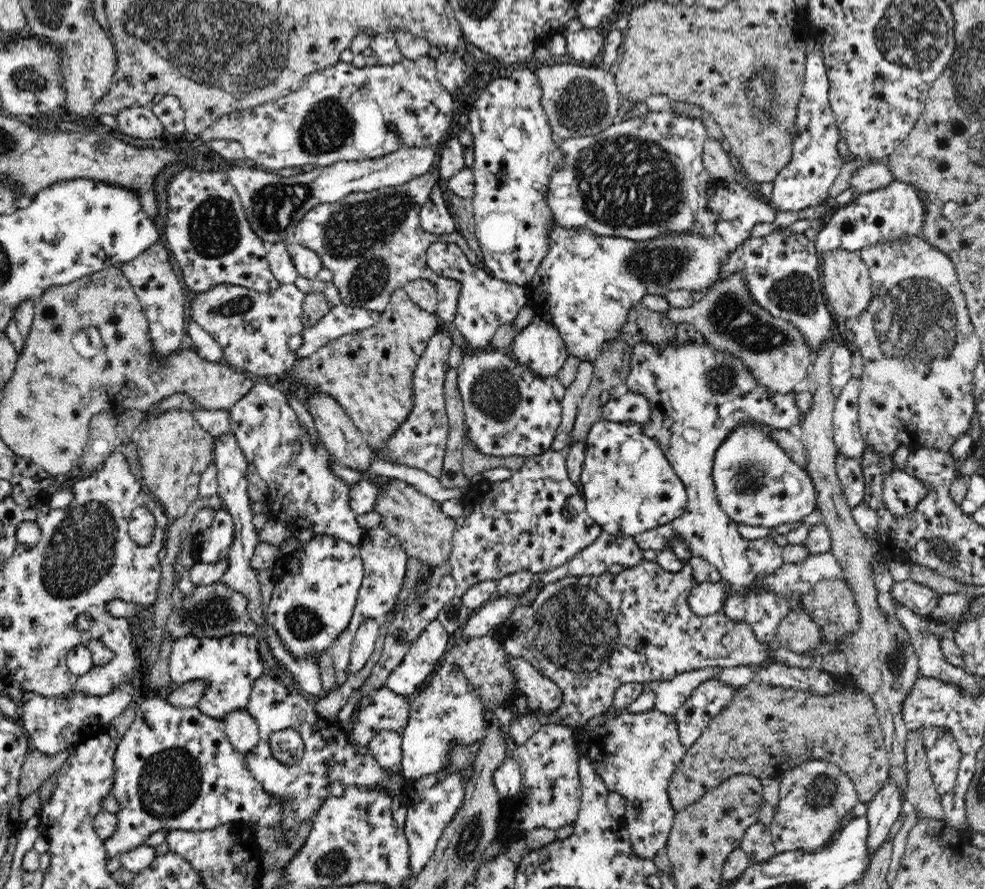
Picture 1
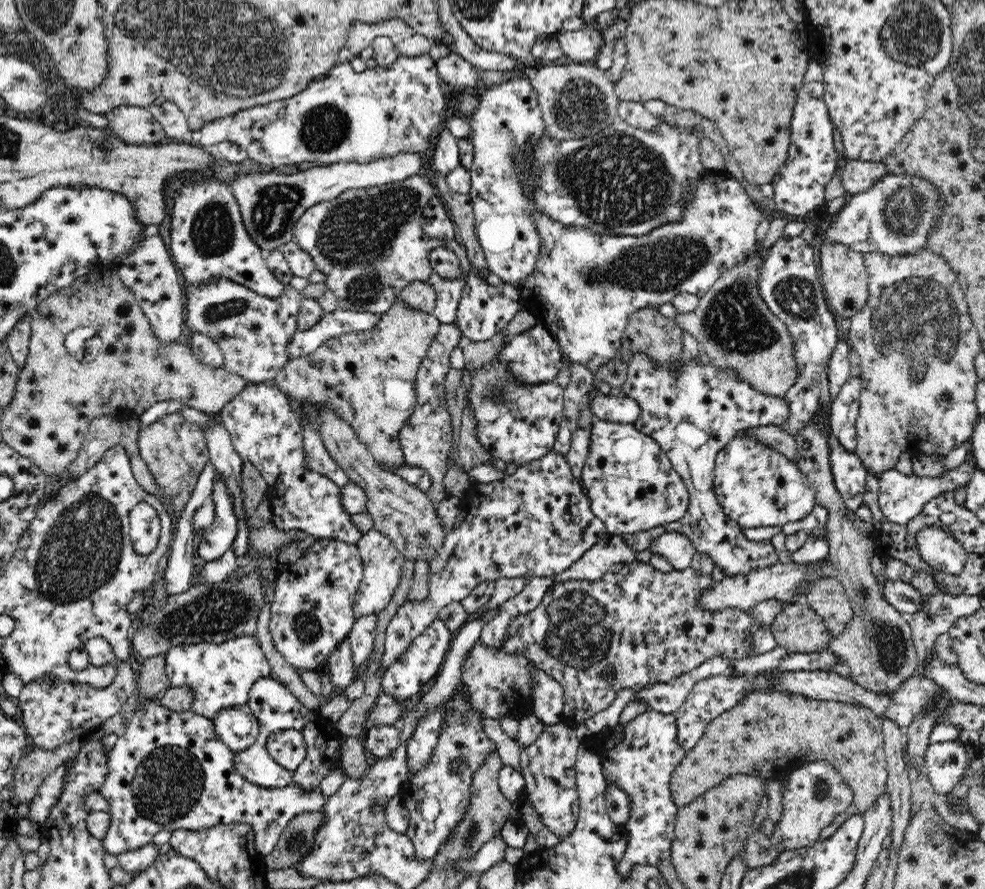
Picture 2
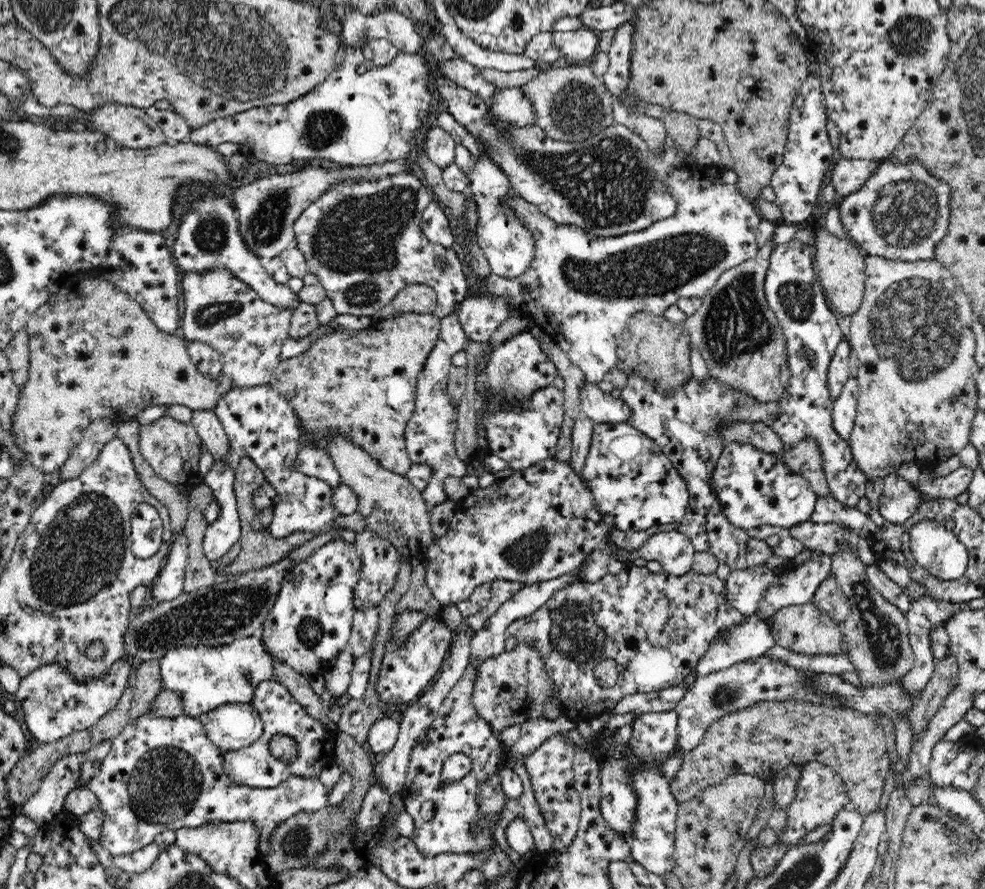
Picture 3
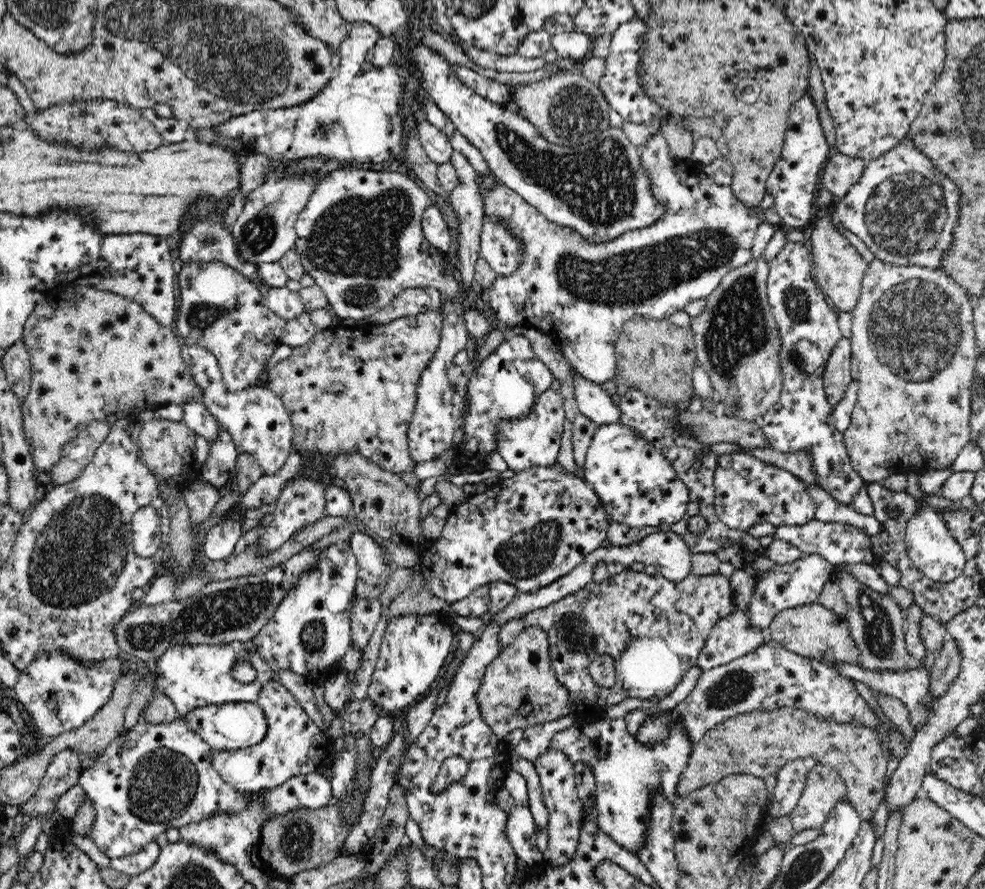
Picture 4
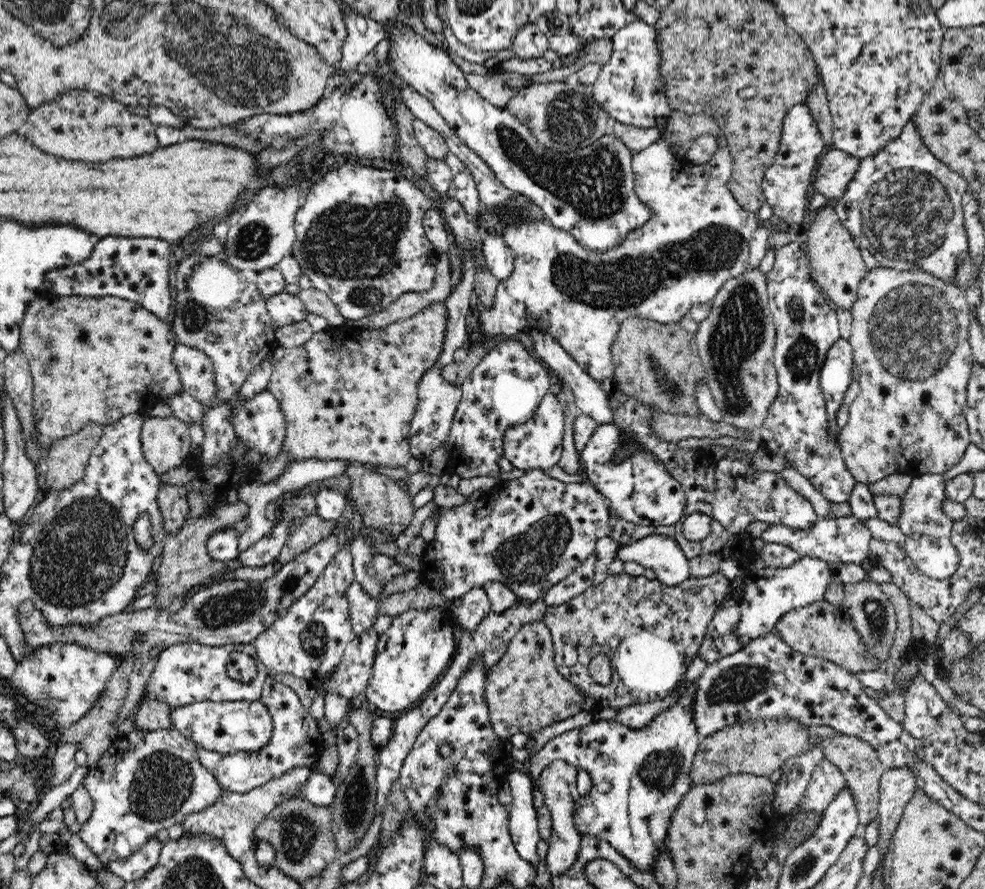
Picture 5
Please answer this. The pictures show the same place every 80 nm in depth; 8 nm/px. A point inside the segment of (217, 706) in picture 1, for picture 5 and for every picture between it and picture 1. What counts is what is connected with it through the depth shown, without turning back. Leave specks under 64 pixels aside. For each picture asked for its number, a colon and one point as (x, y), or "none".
2: (221, 675)
3: (206, 677)
4: (193, 676)
5: (185, 673)

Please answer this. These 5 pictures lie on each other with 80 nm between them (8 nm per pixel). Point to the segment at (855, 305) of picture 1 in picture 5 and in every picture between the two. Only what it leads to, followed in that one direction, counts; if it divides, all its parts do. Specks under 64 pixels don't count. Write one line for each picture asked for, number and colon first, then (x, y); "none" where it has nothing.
2: (843, 273)
3: (841, 266)
4: (838, 268)
5: (837, 266)

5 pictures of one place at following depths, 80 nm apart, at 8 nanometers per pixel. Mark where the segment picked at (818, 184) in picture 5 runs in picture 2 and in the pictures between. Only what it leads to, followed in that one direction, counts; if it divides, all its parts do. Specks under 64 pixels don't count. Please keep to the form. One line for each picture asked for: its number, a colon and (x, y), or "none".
2: (858, 176)
3: (849, 175)
4: (842, 172)

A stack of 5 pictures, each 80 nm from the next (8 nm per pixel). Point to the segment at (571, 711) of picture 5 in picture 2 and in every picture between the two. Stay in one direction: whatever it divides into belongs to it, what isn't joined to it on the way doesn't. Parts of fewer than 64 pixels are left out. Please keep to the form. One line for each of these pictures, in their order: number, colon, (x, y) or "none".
2: (498, 683)
3: (510, 688)
4: (518, 689)

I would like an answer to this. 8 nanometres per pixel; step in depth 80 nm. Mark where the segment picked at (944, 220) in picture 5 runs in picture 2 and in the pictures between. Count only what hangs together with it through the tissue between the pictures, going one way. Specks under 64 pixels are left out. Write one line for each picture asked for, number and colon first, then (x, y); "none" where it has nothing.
2: (894, 217)
3: (902, 211)
4: (904, 210)

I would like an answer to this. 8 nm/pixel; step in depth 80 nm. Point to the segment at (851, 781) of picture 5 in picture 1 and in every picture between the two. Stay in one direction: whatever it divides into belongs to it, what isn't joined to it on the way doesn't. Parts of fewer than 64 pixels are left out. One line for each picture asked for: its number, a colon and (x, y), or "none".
1: (764, 730)
2: (768, 734)
3: (763, 738)
4: (761, 742)

